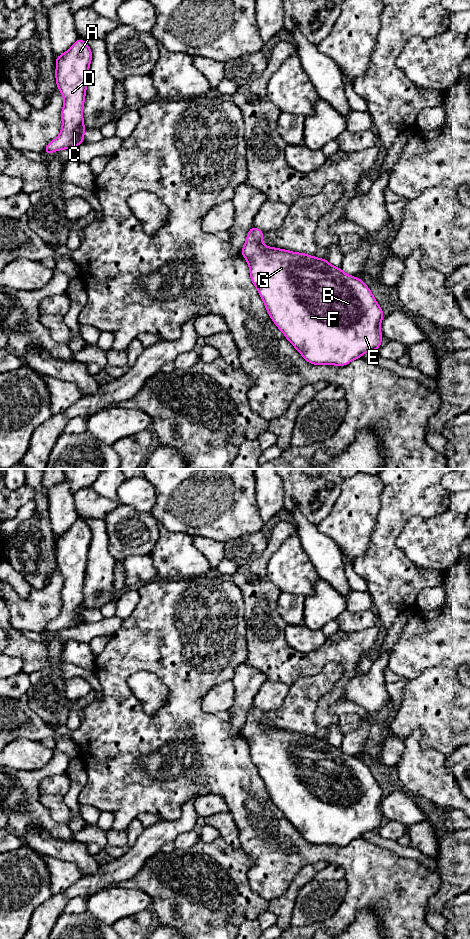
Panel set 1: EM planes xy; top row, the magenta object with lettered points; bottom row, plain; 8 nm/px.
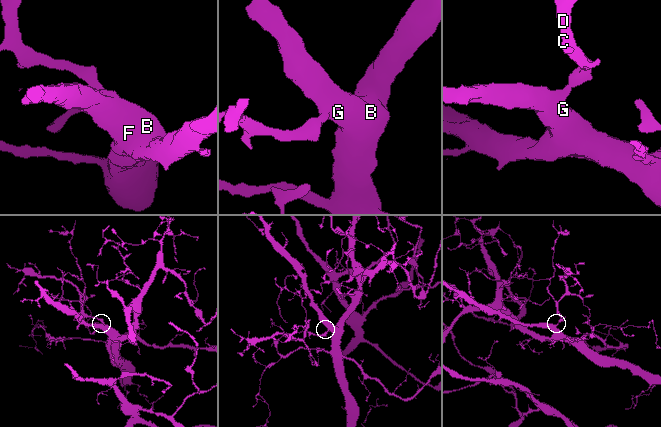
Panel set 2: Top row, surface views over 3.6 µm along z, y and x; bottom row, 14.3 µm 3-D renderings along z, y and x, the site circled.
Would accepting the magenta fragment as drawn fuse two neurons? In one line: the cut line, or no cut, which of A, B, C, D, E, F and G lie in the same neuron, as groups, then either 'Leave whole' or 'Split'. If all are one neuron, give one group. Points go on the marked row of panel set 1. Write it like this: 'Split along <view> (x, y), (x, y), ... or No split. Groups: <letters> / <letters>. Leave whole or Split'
No split. Groups: A B C D E F G. Leave whole

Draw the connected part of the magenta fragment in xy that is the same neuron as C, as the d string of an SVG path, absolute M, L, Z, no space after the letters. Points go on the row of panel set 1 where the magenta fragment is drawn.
M78 39L68 51L56 57L56 83L64 98L62 129L43 153L73 148L84 142L83 105L91 59L92 51L83 39Z

